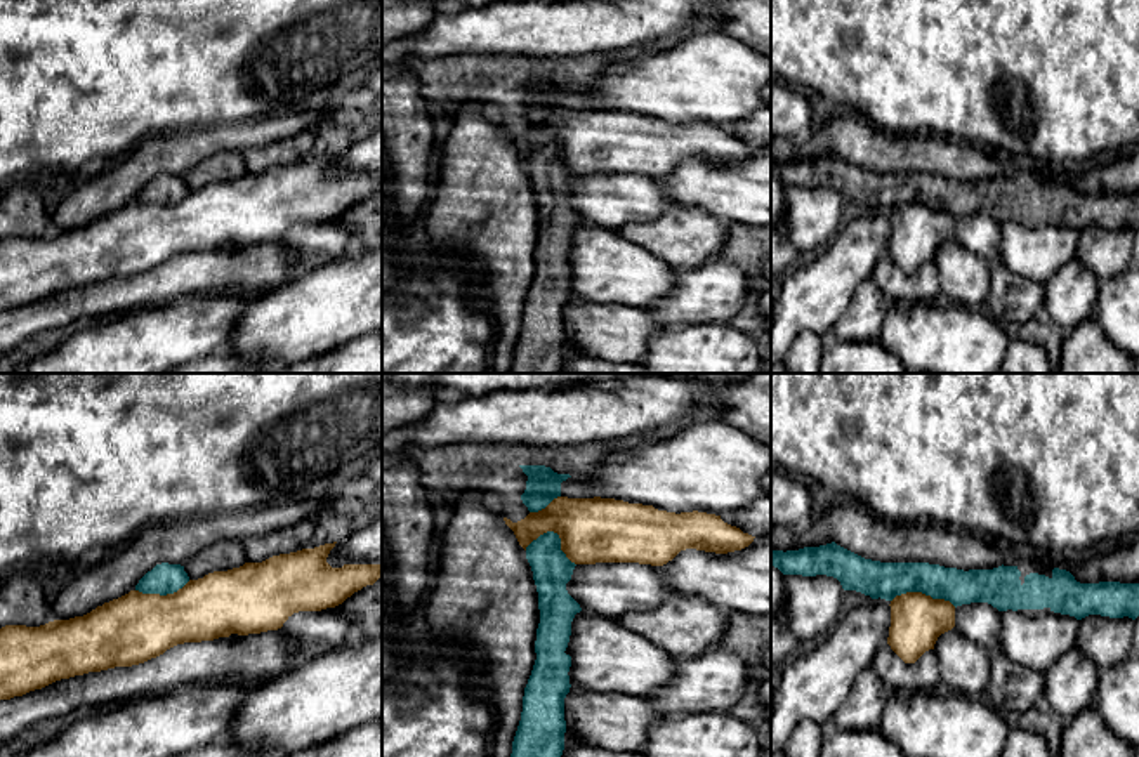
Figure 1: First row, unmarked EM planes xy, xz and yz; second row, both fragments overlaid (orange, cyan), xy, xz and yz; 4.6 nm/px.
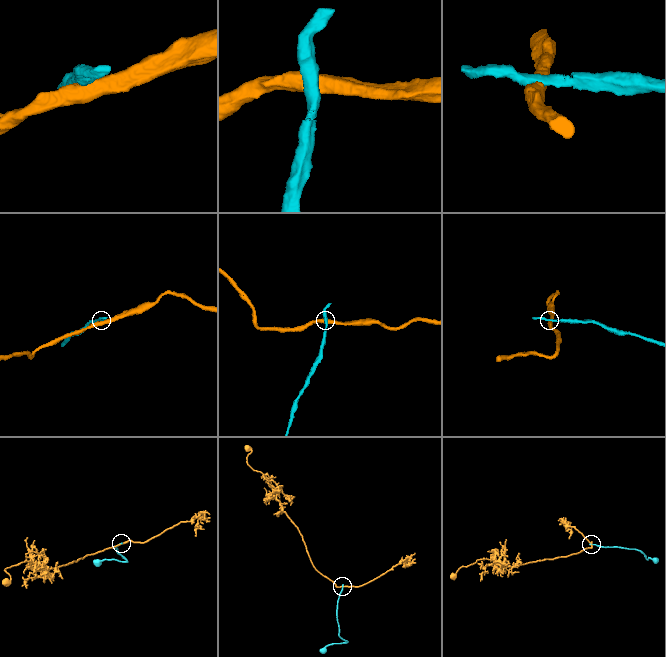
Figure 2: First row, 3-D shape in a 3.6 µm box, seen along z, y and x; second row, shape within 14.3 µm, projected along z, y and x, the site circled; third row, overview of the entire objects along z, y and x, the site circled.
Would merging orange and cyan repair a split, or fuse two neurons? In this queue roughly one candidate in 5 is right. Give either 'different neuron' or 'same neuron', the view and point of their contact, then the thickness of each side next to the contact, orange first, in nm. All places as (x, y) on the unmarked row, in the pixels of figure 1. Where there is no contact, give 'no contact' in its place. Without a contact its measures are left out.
different neuron; meets orange in xz at (556, 143); 300 nm thick on the orange side, 180 nm on the other

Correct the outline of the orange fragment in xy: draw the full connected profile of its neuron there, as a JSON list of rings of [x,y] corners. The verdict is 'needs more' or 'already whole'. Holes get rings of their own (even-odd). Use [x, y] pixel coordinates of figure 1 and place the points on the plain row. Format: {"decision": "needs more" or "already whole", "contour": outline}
{"decision": "already whole", "contour": [[[335,155],[214,182],[167,207],[130,201],[69,231],[40,238],[5,236],[0,240],[0,311],[23,307],[61,290],[139,276],[177,255],[278,241],[293,224],[335,219],[382,189],[382,175],[332,179],[326,168]]]}

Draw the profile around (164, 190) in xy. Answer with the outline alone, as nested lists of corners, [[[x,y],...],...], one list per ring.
[[[161,174],[161,175],[156,175],[151,182],[148,182],[139,191],[139,194],[135,196],[135,201],[142,205],[167,207],[182,200],[188,193],[189,193],[189,188],[184,182],[184,177]]]

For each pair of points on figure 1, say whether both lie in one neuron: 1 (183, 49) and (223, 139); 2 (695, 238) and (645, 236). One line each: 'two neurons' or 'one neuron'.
1: two neurons
2: one neuron

